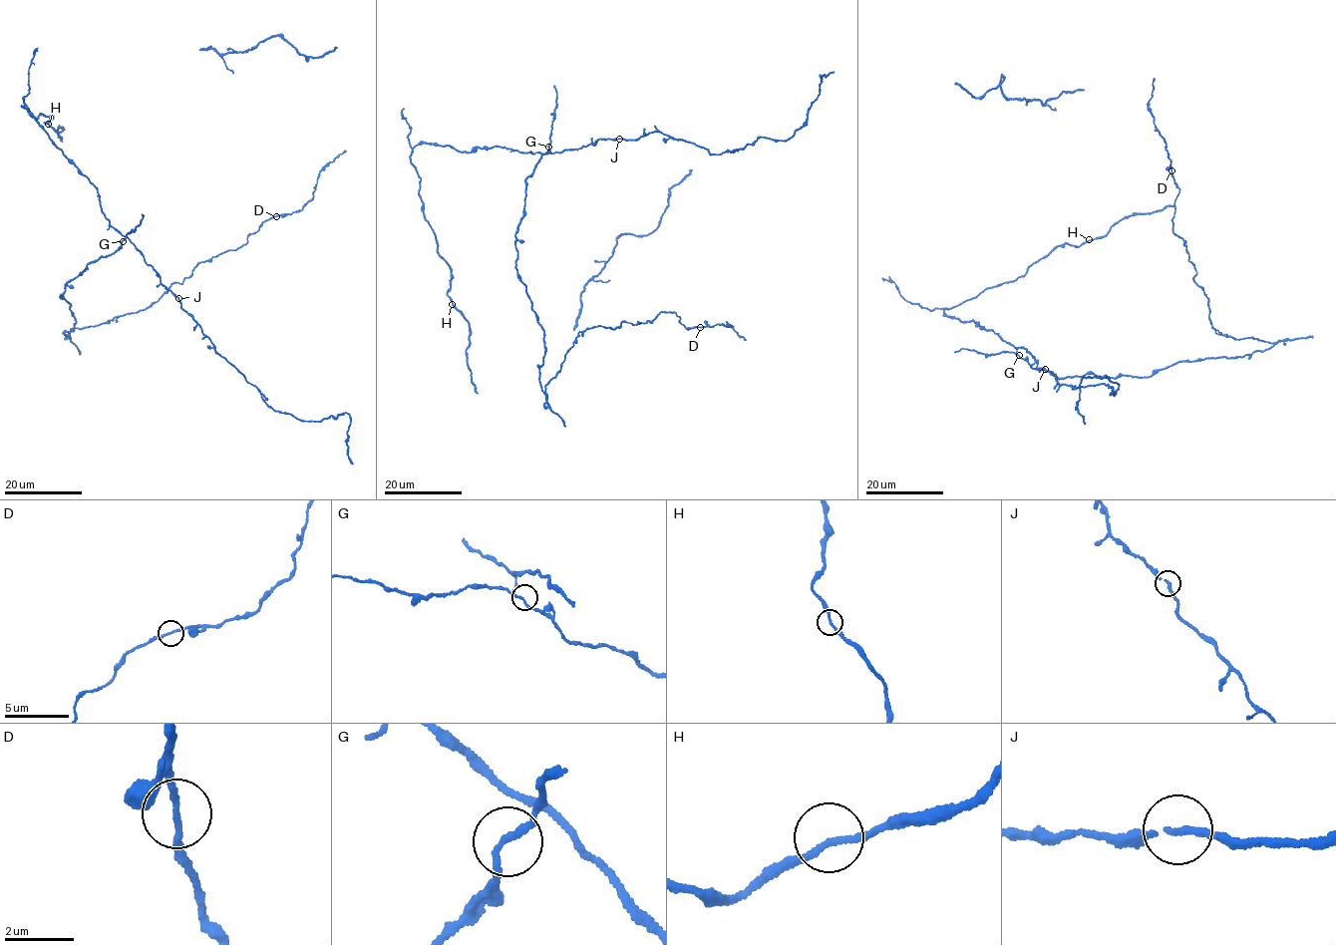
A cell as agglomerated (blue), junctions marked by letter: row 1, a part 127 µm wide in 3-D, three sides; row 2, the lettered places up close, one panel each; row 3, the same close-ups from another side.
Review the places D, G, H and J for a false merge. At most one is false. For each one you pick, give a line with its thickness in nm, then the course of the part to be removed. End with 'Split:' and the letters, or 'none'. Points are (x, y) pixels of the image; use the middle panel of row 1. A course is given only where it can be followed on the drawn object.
Split: none

